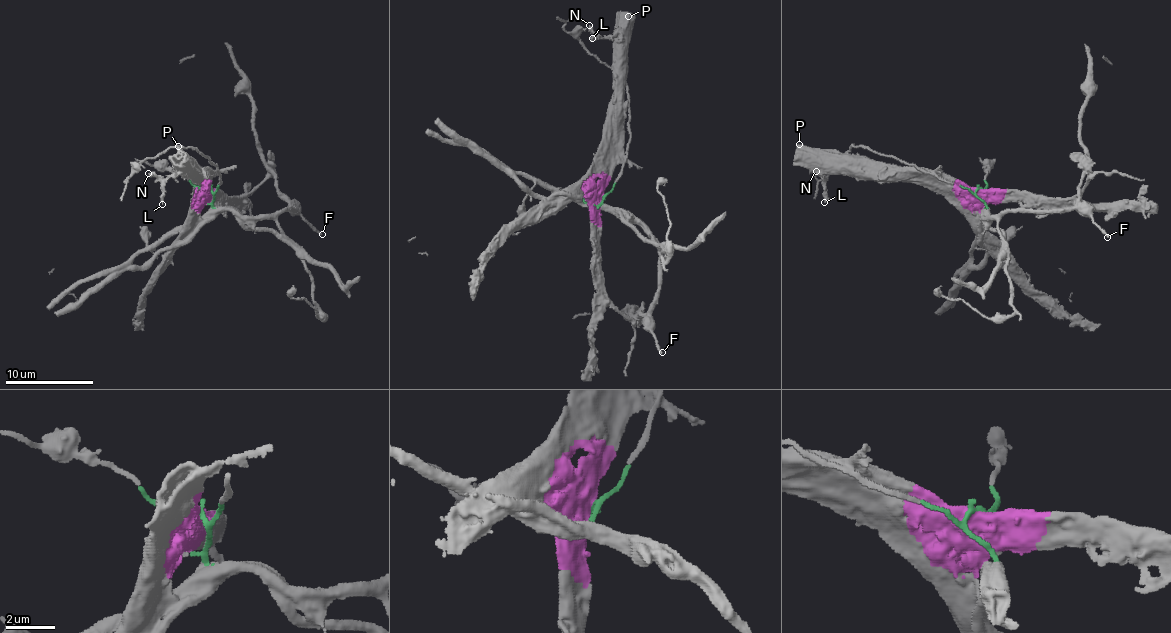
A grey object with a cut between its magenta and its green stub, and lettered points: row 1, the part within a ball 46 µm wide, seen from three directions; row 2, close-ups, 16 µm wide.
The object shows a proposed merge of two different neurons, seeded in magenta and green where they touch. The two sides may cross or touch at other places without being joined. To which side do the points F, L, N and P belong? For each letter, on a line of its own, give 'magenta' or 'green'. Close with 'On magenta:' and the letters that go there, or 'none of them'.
F: green
L: magenta
N: magenta
P: magenta
On magenta: L, N, P

